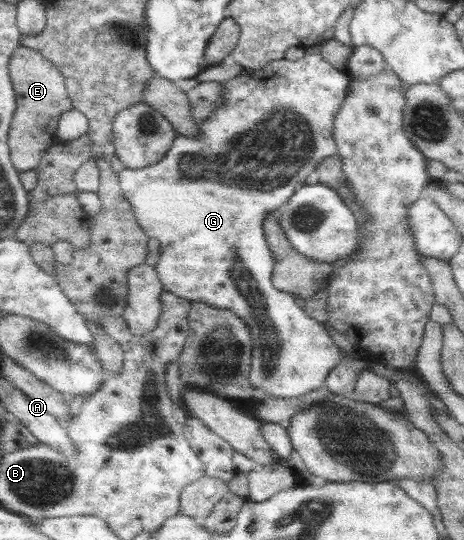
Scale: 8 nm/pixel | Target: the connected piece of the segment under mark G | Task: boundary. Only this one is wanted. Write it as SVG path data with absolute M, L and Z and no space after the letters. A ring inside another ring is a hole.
M318 53L305 54L304 57L296 61L282 57L265 63L259 69L243 67L236 78L224 81L221 84L220 106L214 110L214 114L206 122L197 125L198 136L176 135L170 146L170 150L164 155L163 159L160 159L159 163L150 167L142 167L142 169L122 169L122 171L117 173L119 184L125 198L132 204L136 212L135 218L140 228L146 233L149 239L153 238L159 241L159 258L154 267L160 281L163 283L163 288L174 295L187 299L189 302L198 301L207 303L218 309L233 311L240 319L243 319L251 331L252 353L249 382L256 389L256 393L260 397L268 394L274 397L299 397L299 395L306 395L311 391L324 387L326 378L328 378L334 366L342 363L342 359L346 359L350 355L347 355L343 349L340 349L334 343L326 328L315 319L312 319L296 303L292 294L287 294L285 291L280 291L274 287L271 277L275 261L264 236L264 218L268 212L277 212L280 205L284 206L292 195L294 195L294 192L303 187L310 173L325 158L337 154L336 142L332 136L334 116L338 114L340 106L346 100L348 86L351 84L350 76L345 71L336 69L322 57L321 53ZM224 165L232 173L232 175L228 175L228 181L226 181L226 175L224 175Z

